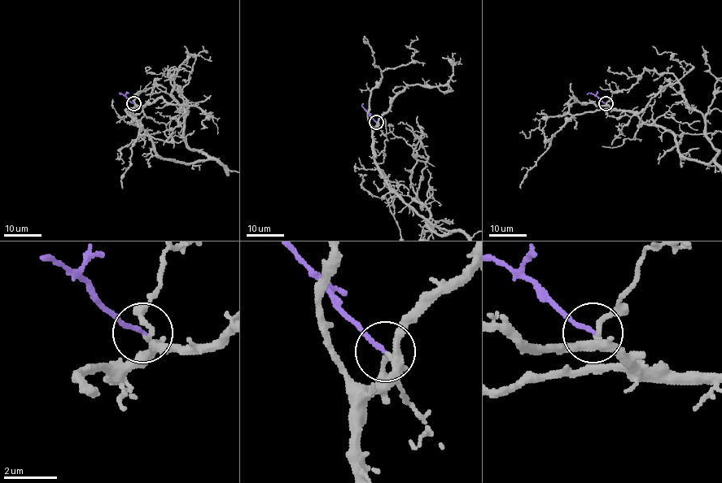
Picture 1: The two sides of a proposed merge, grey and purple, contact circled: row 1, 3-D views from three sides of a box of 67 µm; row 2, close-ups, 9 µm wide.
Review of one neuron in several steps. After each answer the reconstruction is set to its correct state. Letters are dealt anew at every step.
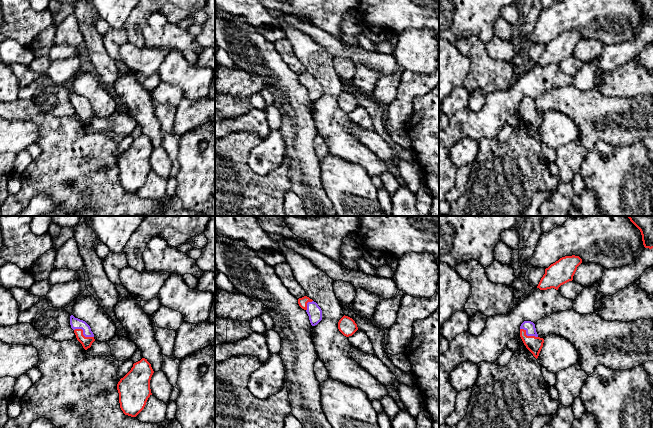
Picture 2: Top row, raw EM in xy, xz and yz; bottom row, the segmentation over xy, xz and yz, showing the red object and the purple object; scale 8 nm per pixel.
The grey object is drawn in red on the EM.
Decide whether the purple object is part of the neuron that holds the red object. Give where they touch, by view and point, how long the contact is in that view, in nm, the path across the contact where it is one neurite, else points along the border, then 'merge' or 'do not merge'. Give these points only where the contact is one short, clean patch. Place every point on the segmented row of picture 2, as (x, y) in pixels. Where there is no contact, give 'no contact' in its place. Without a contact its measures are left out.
meets red in xy at (82, 333); contact 170 nm long; runs through xy (86, 342), (86, 337), (82, 333), (75, 323); merge

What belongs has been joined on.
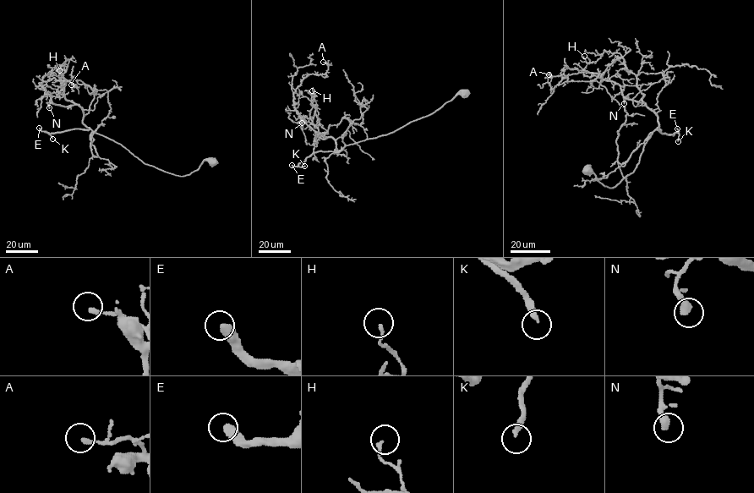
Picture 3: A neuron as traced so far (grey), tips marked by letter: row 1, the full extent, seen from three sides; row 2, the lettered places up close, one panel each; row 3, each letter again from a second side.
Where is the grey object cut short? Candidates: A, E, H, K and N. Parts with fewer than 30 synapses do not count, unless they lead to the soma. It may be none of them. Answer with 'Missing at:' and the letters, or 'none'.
Missing at: E, K

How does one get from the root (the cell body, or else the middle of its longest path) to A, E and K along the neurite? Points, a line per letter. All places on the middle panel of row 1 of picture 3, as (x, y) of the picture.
A: (464, 93), (387, 134), (336, 150), (336, 141), (294, 106), (296, 89), (308, 74), (324, 74), (323, 62)
E: (464, 93), (430, 114), (387, 134), (346, 145), (337, 152), (314, 152), (297, 166), (292, 165)
K: (464, 93), (430, 114), (387, 134), (346, 145), (337, 152), (314, 152), (298, 164), (299, 167), (304, 166)

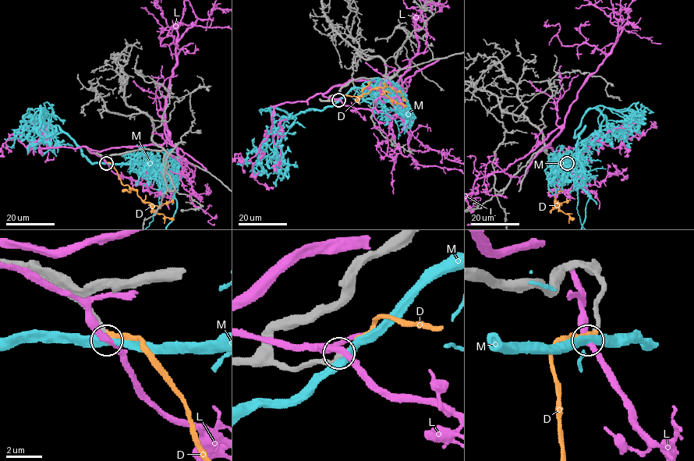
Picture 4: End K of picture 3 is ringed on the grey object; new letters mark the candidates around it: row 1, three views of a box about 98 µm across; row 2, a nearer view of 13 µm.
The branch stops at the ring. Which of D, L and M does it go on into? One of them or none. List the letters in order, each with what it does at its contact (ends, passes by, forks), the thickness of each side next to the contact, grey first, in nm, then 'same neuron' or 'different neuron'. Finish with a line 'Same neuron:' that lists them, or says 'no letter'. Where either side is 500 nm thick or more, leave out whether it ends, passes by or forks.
D: it ends there; 360 nm thick on the grey side, 240 nm on the other; different neuron
L: it passes by; 280 nm thick on the grey side, 320 nm on the other; different neuron
M: it passes by; 320 nm thick on the grey side, 440 nm on the other; different neuron
Same neuron: no letter

